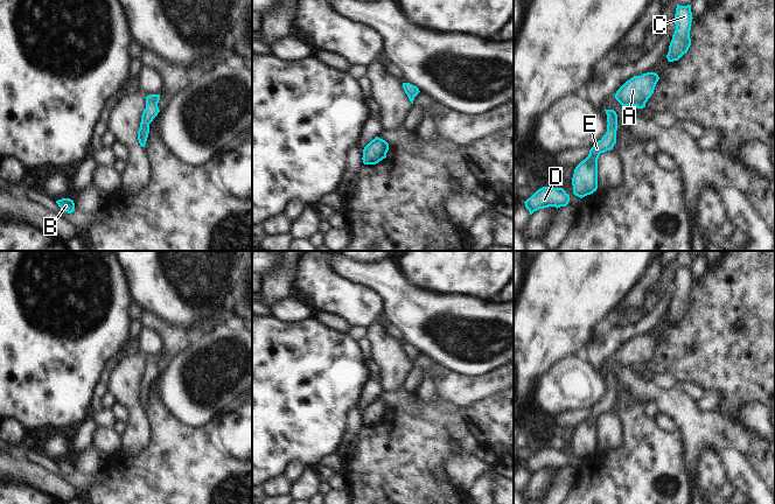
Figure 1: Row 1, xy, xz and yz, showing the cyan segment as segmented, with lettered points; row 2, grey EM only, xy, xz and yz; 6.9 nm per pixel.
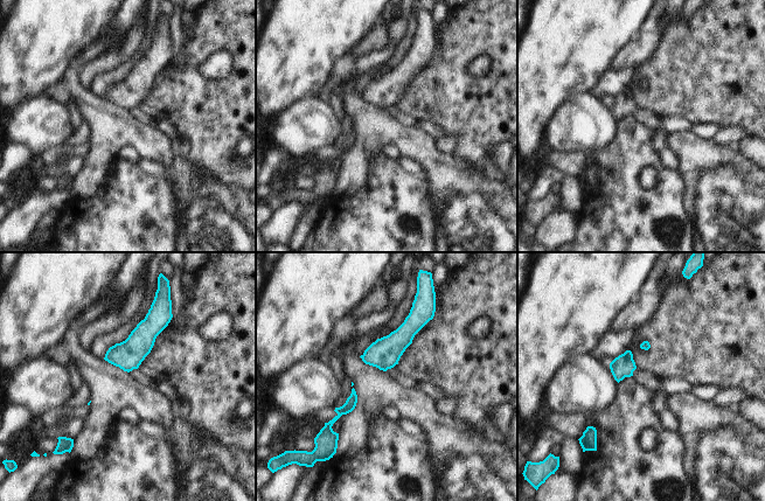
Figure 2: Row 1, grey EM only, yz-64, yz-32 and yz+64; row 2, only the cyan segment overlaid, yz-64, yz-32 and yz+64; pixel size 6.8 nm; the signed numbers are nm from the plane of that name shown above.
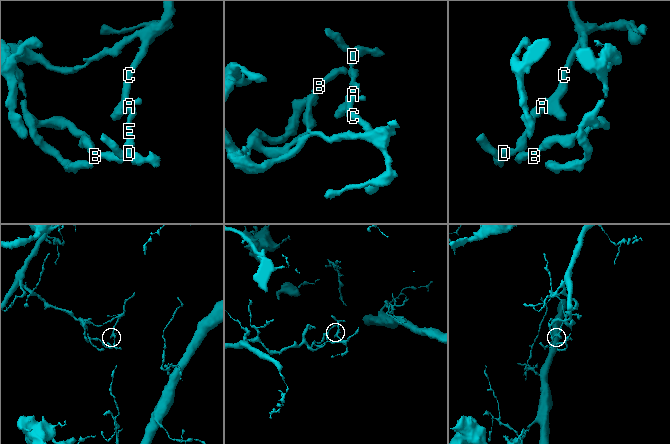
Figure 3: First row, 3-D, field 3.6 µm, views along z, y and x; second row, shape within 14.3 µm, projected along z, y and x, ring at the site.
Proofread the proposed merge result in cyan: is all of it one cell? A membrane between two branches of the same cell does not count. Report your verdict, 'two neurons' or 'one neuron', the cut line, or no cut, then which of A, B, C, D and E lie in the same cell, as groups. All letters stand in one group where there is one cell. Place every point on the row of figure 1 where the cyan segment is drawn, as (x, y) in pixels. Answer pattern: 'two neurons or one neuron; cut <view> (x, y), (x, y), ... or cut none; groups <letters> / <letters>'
one neuron; cut none; groups A B C D E

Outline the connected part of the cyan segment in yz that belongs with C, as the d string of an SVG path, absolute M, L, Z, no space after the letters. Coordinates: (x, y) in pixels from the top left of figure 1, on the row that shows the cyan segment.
M677 5L675 14L676 30L669 46L666 58L669 62L678 61L684 54L687 52L691 46L690 30L692 22L691 5Z

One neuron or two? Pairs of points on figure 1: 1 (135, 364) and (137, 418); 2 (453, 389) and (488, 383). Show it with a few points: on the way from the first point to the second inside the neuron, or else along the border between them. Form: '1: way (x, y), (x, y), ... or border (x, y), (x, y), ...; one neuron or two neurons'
1: way (131, 377), (132, 405); one neuron
2: way (461, 389), (480, 387); one neuron

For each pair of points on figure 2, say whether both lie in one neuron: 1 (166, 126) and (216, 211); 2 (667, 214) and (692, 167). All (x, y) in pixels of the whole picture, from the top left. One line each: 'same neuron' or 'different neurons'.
1: different neurons
2: different neurons

